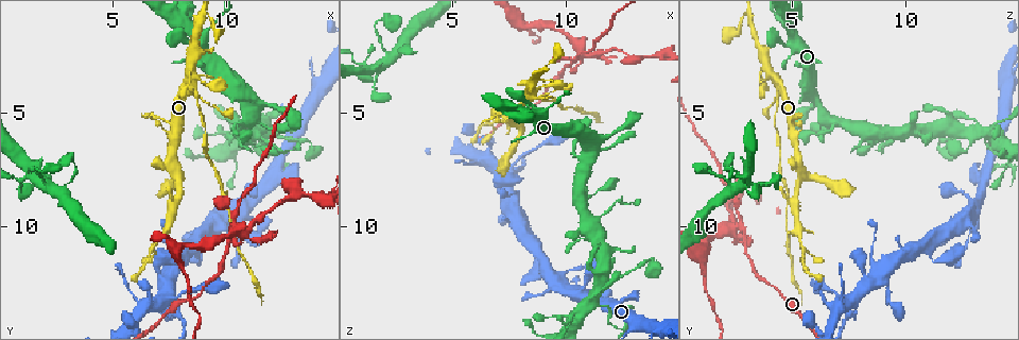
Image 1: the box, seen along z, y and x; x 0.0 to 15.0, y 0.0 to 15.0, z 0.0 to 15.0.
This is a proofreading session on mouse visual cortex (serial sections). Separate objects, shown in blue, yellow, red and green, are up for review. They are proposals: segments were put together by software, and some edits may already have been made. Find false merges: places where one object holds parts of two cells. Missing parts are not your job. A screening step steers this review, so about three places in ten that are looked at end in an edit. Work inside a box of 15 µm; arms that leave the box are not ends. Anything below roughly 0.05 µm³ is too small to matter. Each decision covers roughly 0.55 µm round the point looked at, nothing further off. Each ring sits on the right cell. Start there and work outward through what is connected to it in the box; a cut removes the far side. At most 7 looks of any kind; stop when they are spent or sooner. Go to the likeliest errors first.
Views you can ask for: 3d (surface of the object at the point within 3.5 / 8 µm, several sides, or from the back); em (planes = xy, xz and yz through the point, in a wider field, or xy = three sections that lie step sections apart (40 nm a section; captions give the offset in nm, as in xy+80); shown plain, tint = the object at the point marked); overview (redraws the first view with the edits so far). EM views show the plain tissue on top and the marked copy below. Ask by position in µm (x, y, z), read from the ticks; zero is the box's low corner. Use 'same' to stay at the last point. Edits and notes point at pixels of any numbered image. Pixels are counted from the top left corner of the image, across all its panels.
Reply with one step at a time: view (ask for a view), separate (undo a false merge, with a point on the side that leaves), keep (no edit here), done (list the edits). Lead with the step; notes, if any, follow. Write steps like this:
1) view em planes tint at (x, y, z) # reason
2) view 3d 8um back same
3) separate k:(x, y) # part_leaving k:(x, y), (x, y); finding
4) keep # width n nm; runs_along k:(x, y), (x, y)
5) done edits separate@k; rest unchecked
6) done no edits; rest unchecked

view 3d 3.5um back at (8.8, 4.8, 4.4) # a narrow waist

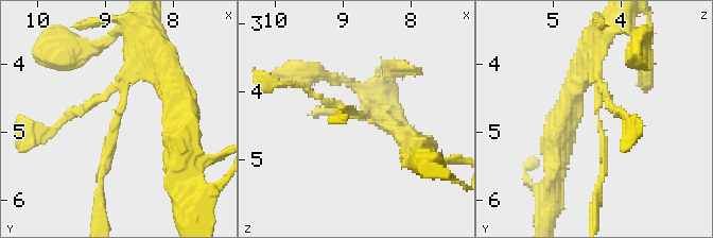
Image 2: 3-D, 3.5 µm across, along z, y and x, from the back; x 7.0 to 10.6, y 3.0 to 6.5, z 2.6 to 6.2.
view em xy step 1 tint at (8.80, 4.80, 4.35) # arm_widths 150, 150 nm; shape alone is not enough

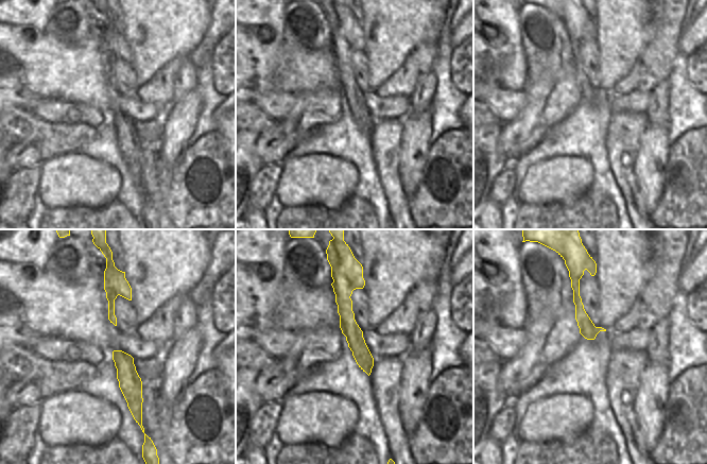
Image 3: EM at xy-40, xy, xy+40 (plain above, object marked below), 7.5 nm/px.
separate 2:(115, 129) # width 140 nm; part_leaving 2:(124, 87), (118, 126), (99, 185); two cells meet here

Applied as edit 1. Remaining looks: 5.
view overview # see it whole again

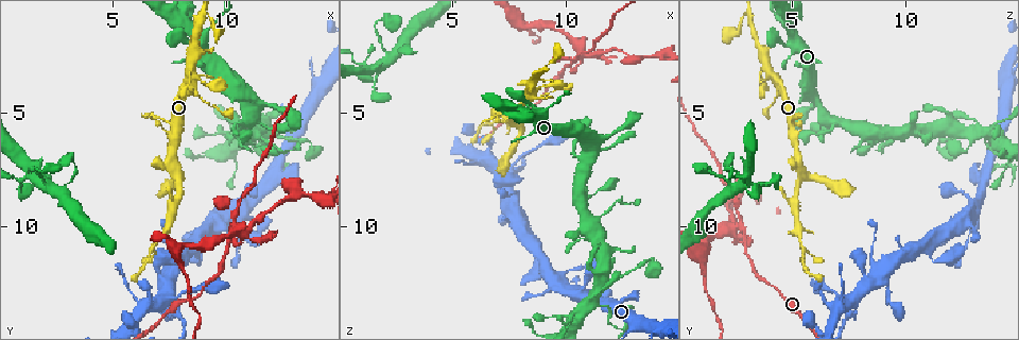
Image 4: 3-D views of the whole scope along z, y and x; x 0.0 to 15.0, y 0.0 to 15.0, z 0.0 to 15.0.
view 3d 3.5um back at (11.1, 5.1, 6.5) # looks like a crossing

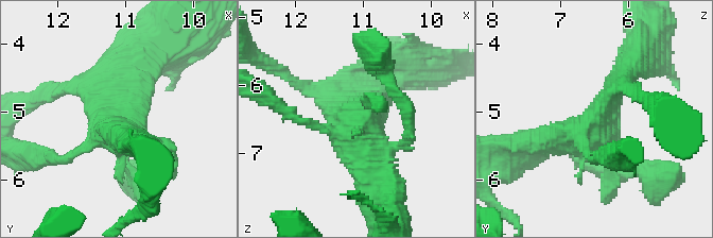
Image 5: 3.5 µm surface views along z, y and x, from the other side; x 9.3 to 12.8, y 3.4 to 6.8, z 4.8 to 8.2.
view em xy step 5 tint at (11.05, 5.20, 6.50)

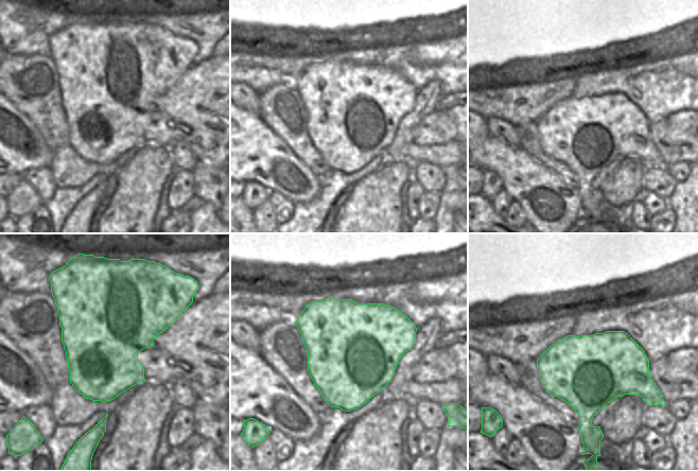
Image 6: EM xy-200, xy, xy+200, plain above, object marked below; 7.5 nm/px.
view em xy step 3 tint same # another direction

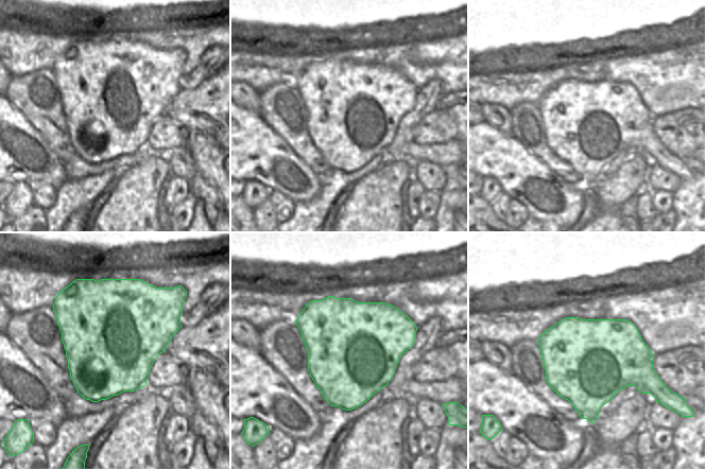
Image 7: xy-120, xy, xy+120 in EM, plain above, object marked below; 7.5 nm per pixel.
keep # runs_along 5:(619, 80), (586, 136), (520, 152); one cell here

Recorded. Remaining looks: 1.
done edits separate@2; rest unchecked

